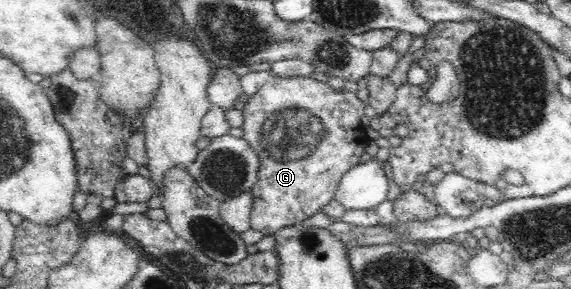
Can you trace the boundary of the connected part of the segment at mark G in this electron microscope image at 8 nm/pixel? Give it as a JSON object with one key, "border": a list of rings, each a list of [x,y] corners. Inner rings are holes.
{"border":[[[271,75],[243,109],[242,138],[250,143],[260,161],[258,181],[251,189],[251,227],[263,236],[273,235],[284,227],[292,227],[322,211],[335,196],[342,176],[358,166],[369,142],[365,133],[368,105],[352,92],[333,90],[314,78],[281,78]]]}

